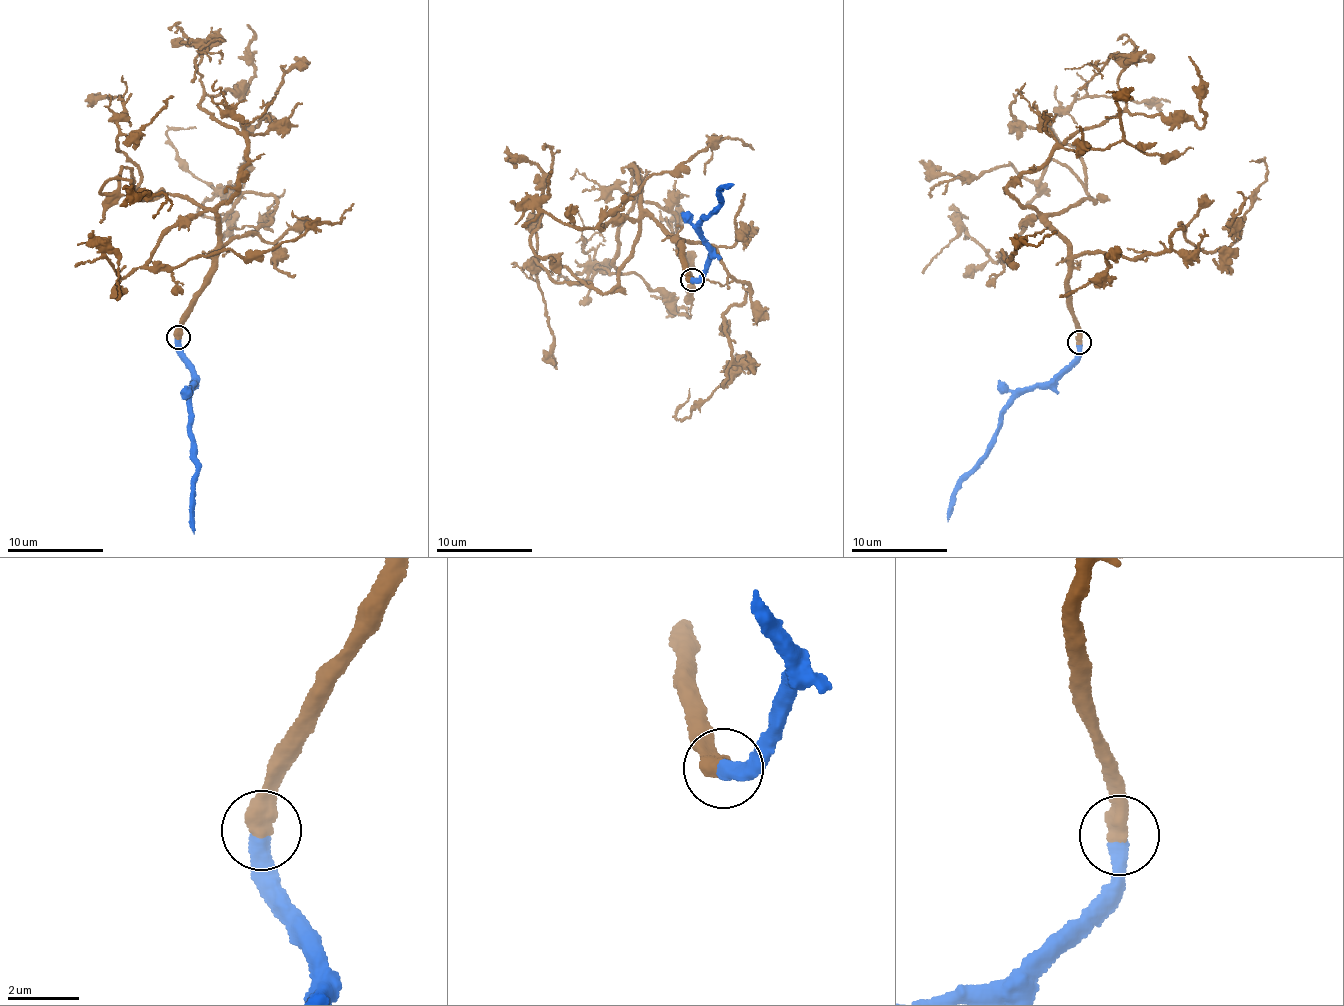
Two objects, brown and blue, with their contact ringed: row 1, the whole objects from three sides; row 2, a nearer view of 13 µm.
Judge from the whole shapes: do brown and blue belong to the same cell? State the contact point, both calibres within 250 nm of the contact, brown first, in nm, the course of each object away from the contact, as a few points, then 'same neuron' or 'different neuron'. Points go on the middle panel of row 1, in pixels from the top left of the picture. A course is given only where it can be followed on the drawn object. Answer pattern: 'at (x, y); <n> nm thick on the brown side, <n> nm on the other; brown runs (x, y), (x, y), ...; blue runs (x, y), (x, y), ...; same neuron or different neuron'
at (692, 280); 550 nm thick on the brown side, 480 nm on the other; brown runs (692, 280), (680, 243), (642, 207), (631, 167), (640, 181), (618, 227), (614, 266), (687, 317), (650, 294); blue runs (693, 280), (697, 281), (709, 249), (698, 225), (702, 218), (716, 213), (723, 187), (734, 184); same neuron

